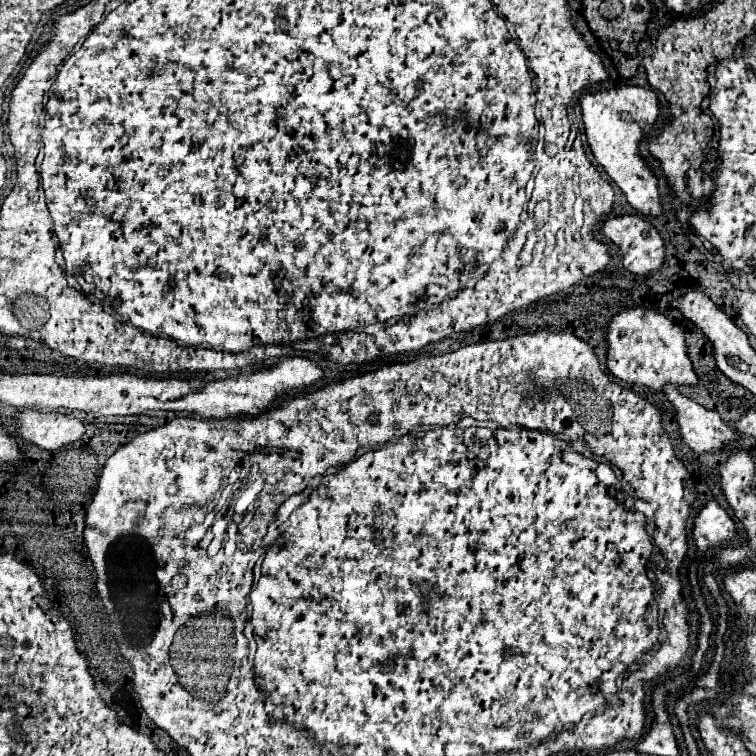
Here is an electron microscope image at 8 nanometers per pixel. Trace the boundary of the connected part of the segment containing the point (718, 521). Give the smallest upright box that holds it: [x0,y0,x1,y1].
[692,501,736,551]

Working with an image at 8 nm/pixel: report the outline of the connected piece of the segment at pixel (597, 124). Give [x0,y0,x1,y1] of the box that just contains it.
[580,85,660,215]

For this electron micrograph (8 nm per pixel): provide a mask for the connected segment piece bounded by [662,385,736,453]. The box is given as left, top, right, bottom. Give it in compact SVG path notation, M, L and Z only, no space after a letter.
M664 385L662 393L672 403L678 433L692 451L714 453L736 439L734 429L728 427L716 411L708 411L696 401L680 395L674 385Z

